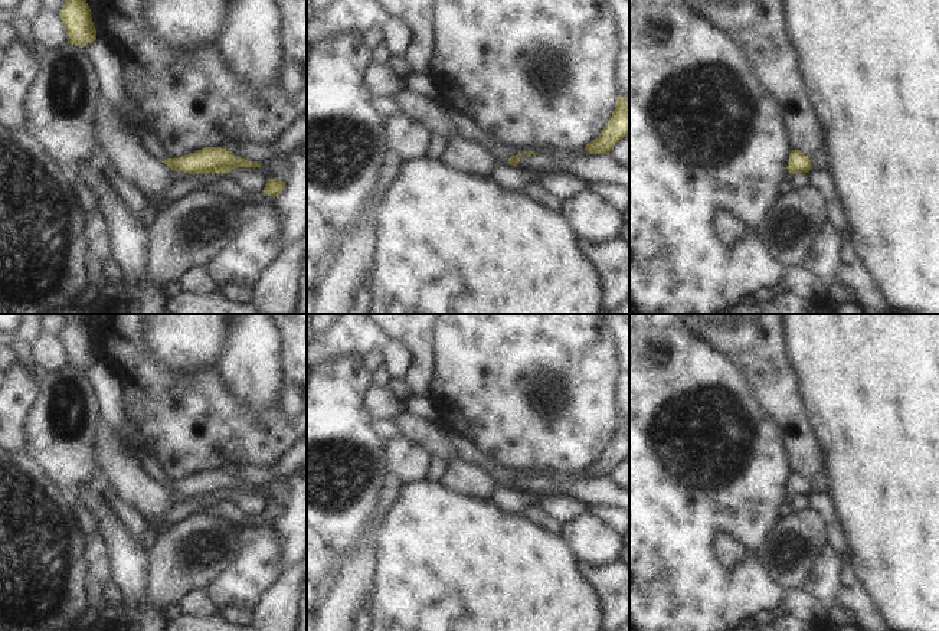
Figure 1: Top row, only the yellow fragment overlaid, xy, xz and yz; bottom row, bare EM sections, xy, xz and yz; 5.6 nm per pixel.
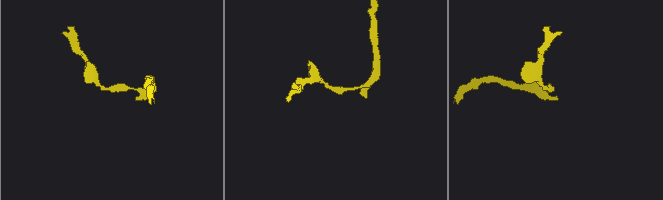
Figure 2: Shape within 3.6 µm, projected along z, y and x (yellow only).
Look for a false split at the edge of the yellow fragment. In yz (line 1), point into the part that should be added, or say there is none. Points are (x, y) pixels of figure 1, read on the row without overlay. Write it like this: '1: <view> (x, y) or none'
1: none

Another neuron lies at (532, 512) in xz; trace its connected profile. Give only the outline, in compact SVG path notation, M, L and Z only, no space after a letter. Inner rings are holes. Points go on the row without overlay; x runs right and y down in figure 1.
M530 501L526 506L523 516L554 534L560 534L563 530L563 523L543 513L536 501Z

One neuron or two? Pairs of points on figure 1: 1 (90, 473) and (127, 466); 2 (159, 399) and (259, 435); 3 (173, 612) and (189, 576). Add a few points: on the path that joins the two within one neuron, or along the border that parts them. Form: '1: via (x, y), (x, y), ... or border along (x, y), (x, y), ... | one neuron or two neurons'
1: border along (92, 438), (95, 468), (100, 477) | two neurons
2: via (183, 418), (199, 421), (208, 428), (235, 432) | one neuron
3: border along (176, 604), (172, 604), (163, 614) | two neurons

